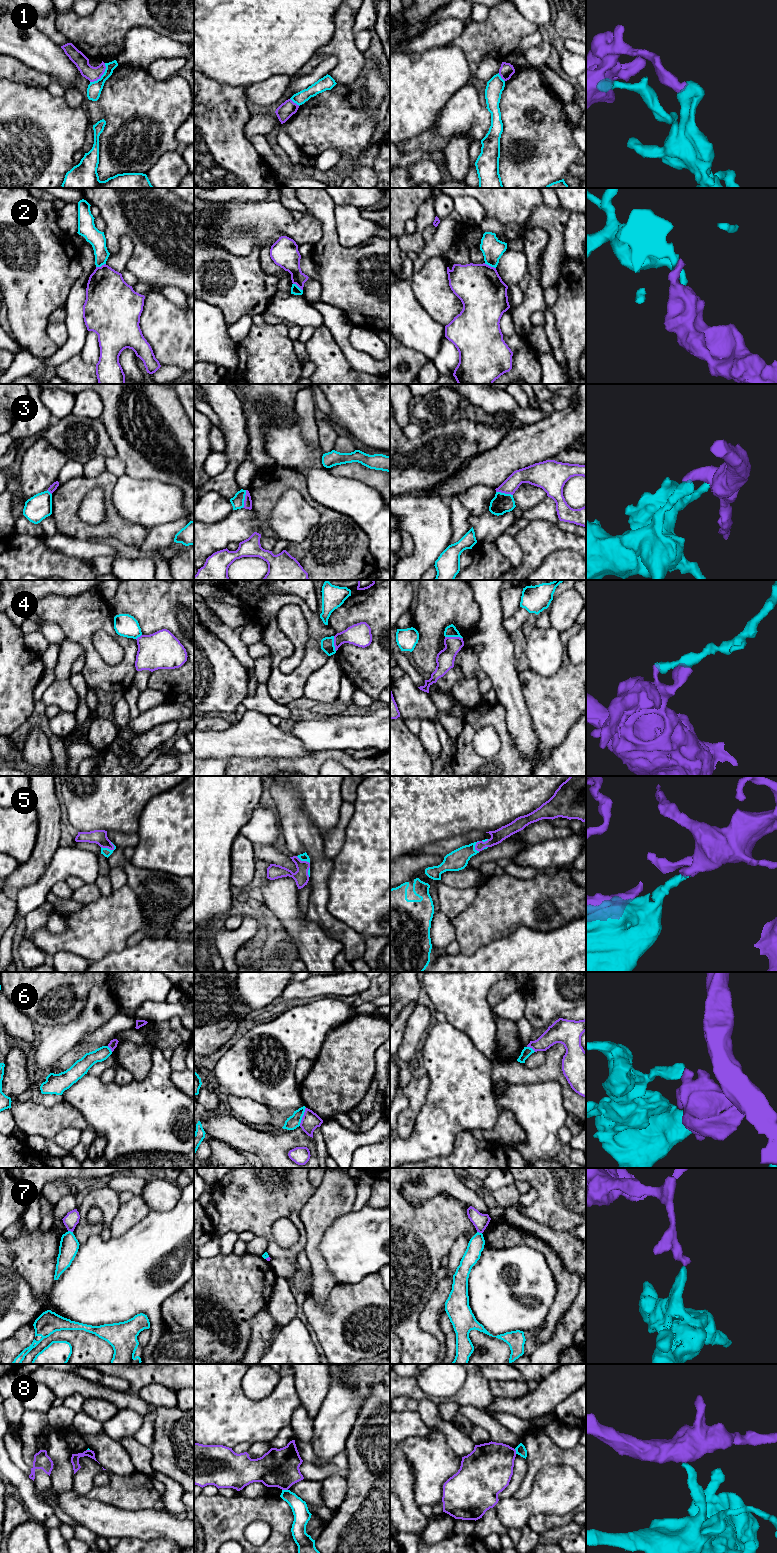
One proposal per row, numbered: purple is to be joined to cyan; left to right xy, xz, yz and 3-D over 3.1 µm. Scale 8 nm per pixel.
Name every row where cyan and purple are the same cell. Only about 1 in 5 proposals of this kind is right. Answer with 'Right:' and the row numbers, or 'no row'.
Right: 5

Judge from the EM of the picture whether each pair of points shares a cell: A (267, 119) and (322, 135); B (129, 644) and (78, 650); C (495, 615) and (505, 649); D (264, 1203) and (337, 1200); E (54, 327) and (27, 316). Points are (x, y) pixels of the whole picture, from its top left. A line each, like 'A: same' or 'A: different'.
A: different
B: different
C: same
D: different
E: different

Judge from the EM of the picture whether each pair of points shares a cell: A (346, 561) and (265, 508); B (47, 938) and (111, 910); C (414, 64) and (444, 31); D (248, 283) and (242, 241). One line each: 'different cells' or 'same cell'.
A: same cell
B: same cell
C: same cell
D: different cells

